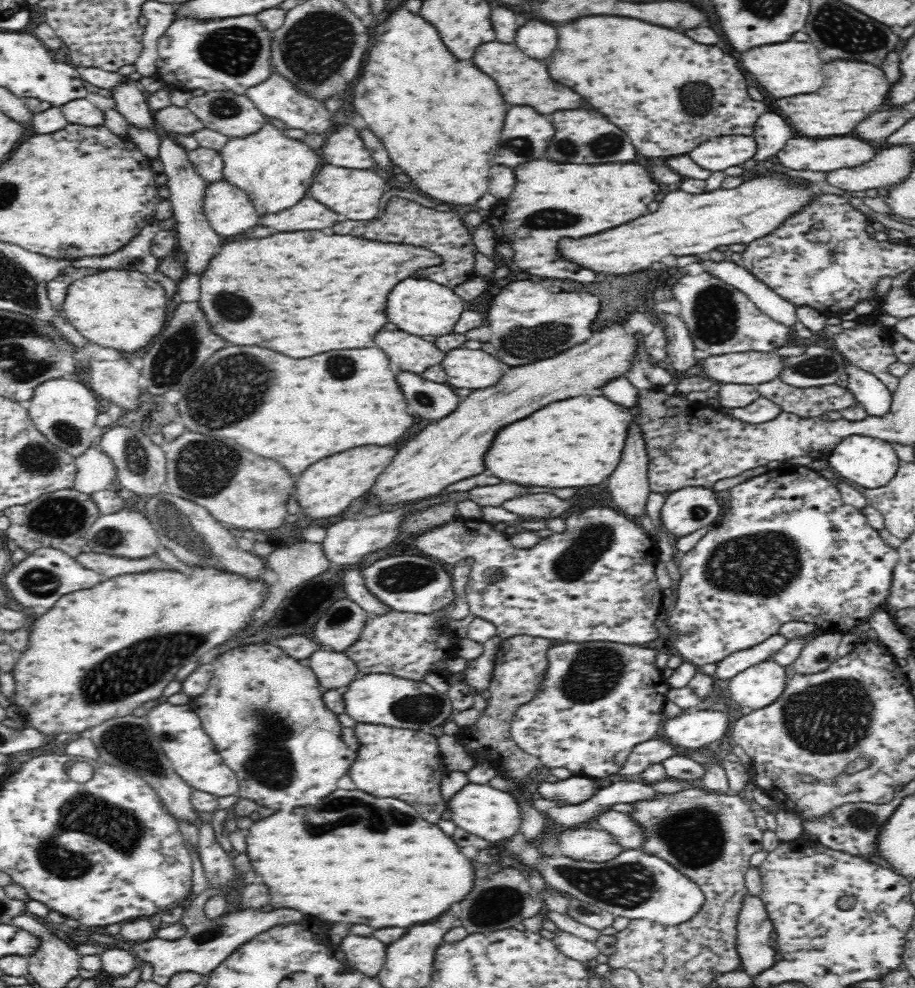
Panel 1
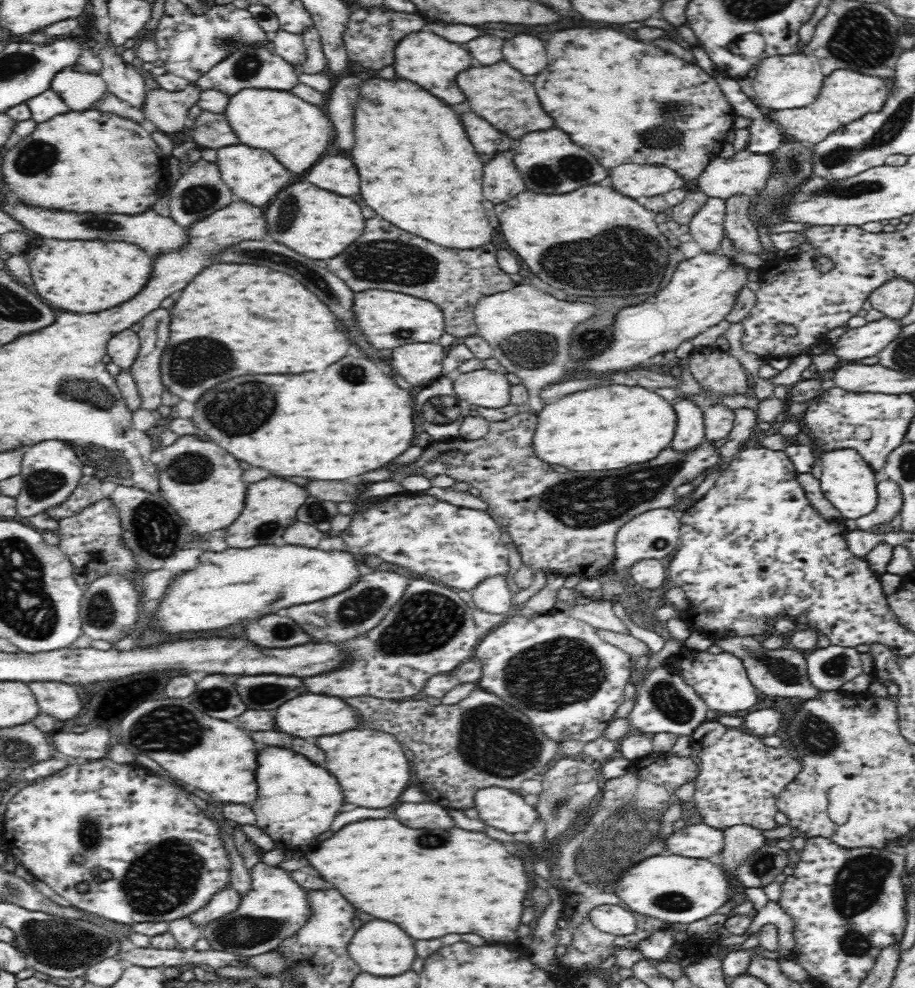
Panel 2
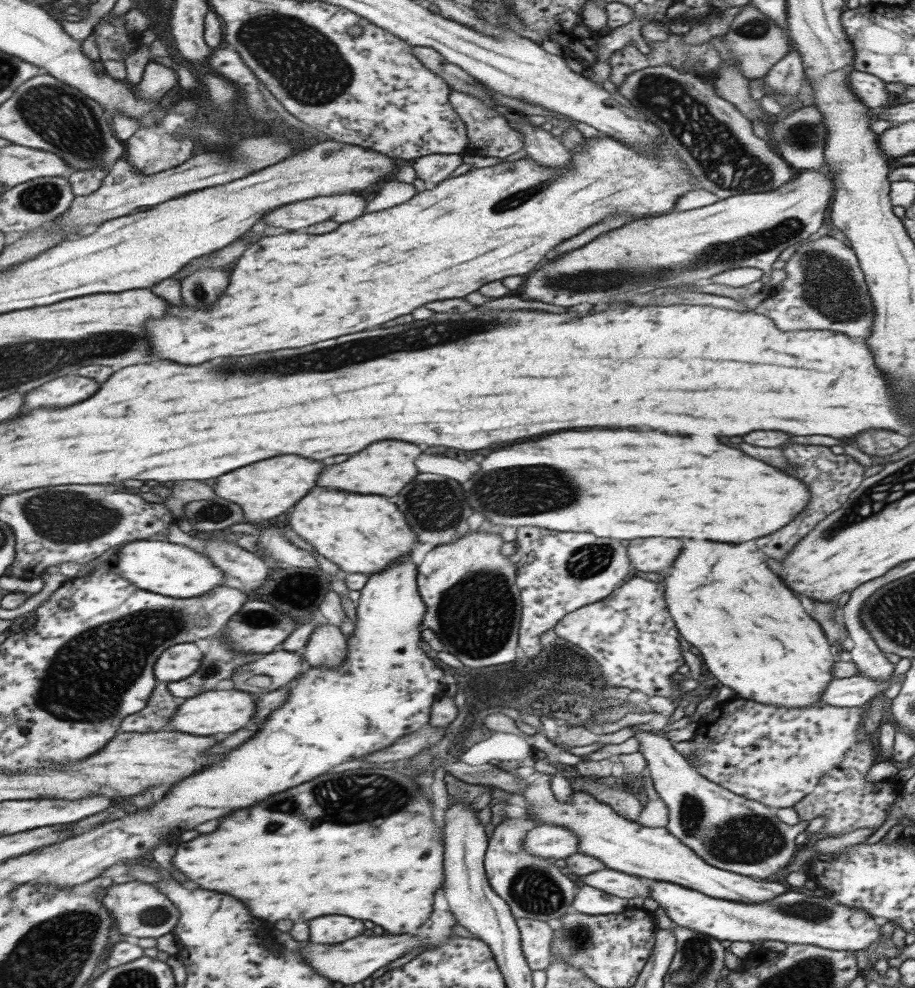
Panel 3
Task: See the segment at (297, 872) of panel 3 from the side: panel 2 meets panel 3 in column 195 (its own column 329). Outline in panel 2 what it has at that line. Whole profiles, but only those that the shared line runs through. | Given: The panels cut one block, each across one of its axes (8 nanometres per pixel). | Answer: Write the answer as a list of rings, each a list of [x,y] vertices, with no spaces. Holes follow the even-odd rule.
[[[366,818],[342,826],[328,840],[320,842],[306,858],[320,876],[330,882],[354,908],[386,922],[396,922],[416,940],[432,940],[444,934],[480,934],[486,940],[508,942],[518,938],[522,900],[528,890],[522,860],[512,856],[502,842],[484,834],[454,830],[424,830],[402,826],[396,818]]]

